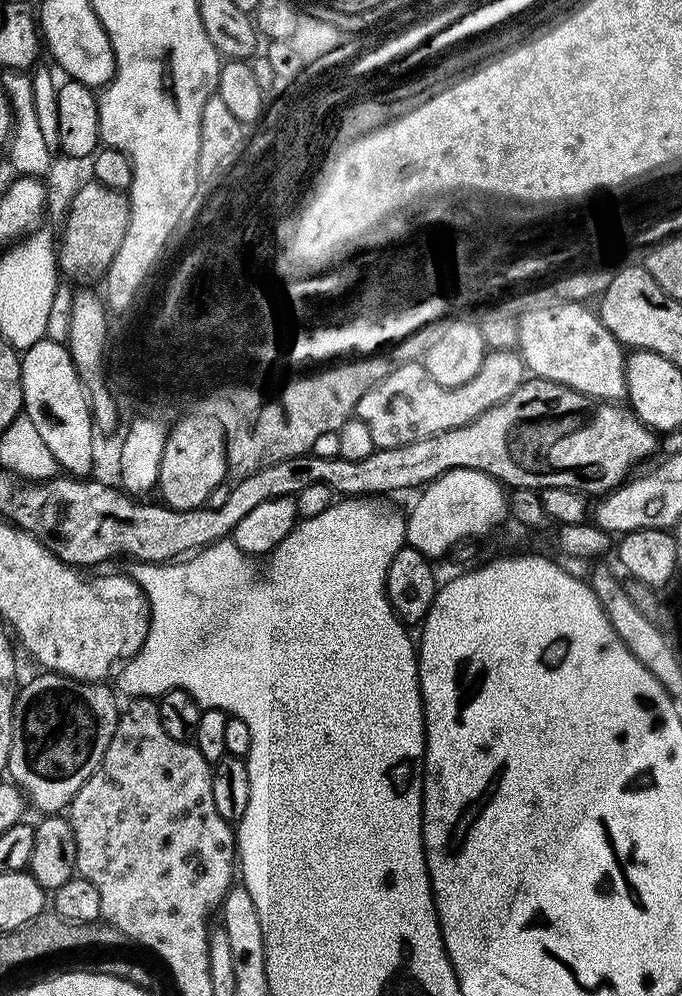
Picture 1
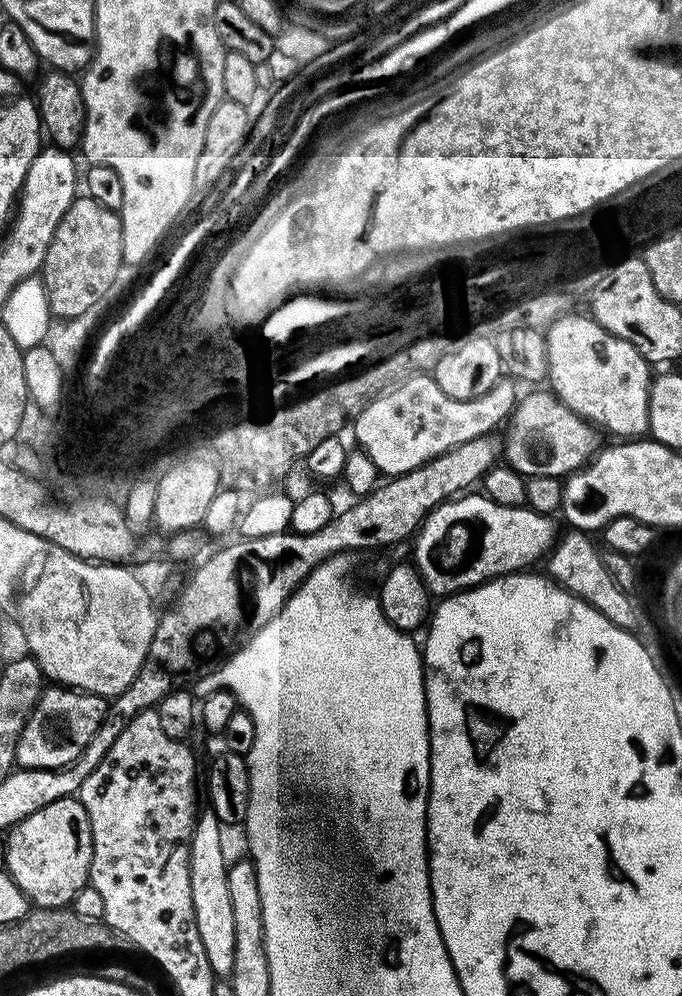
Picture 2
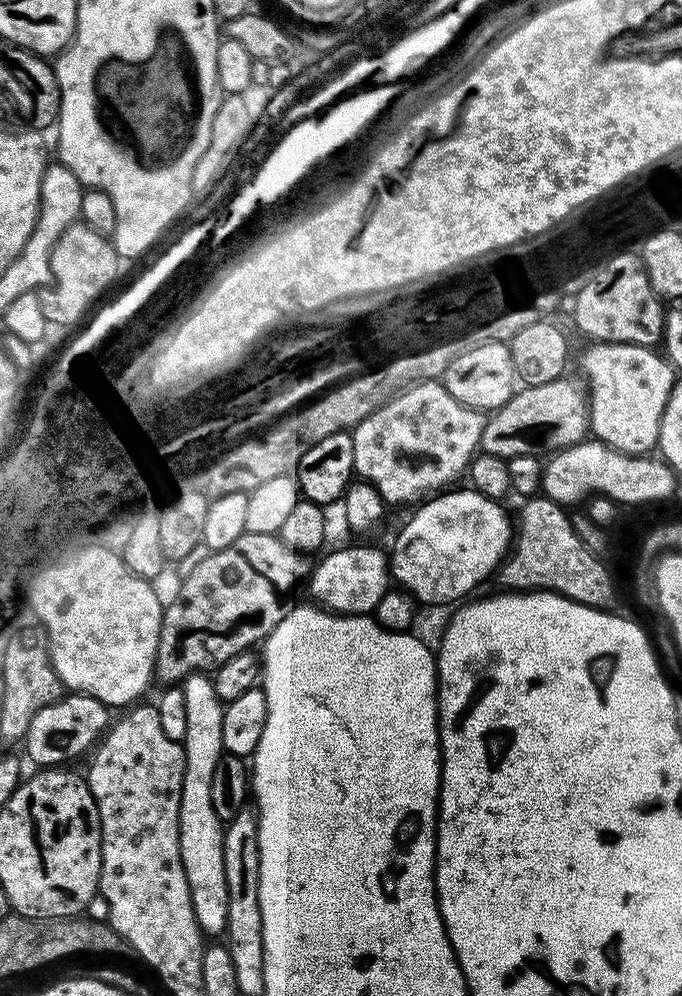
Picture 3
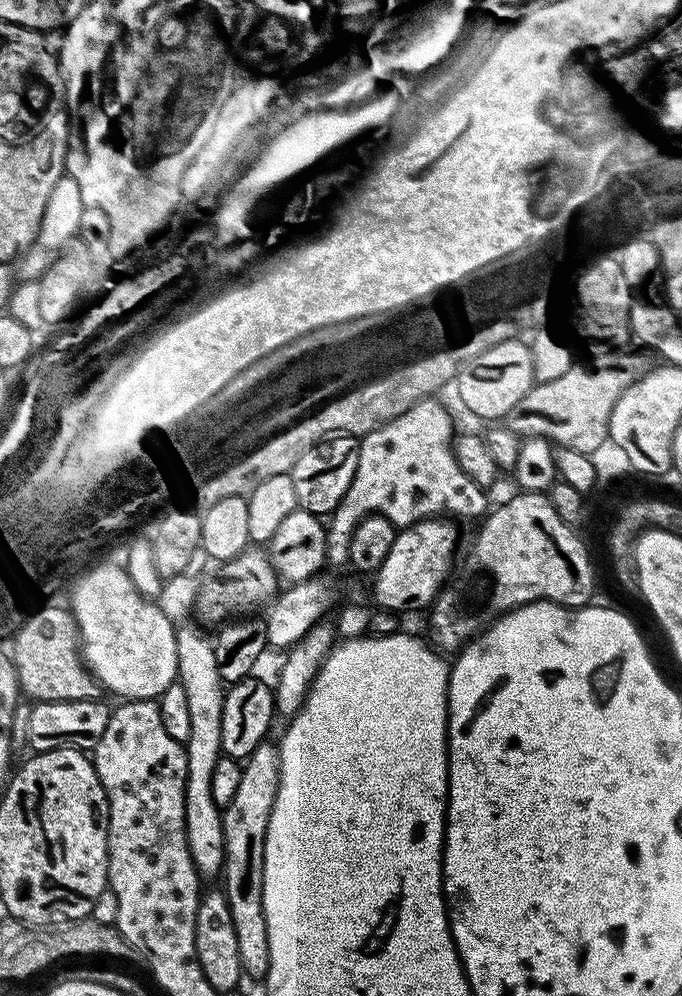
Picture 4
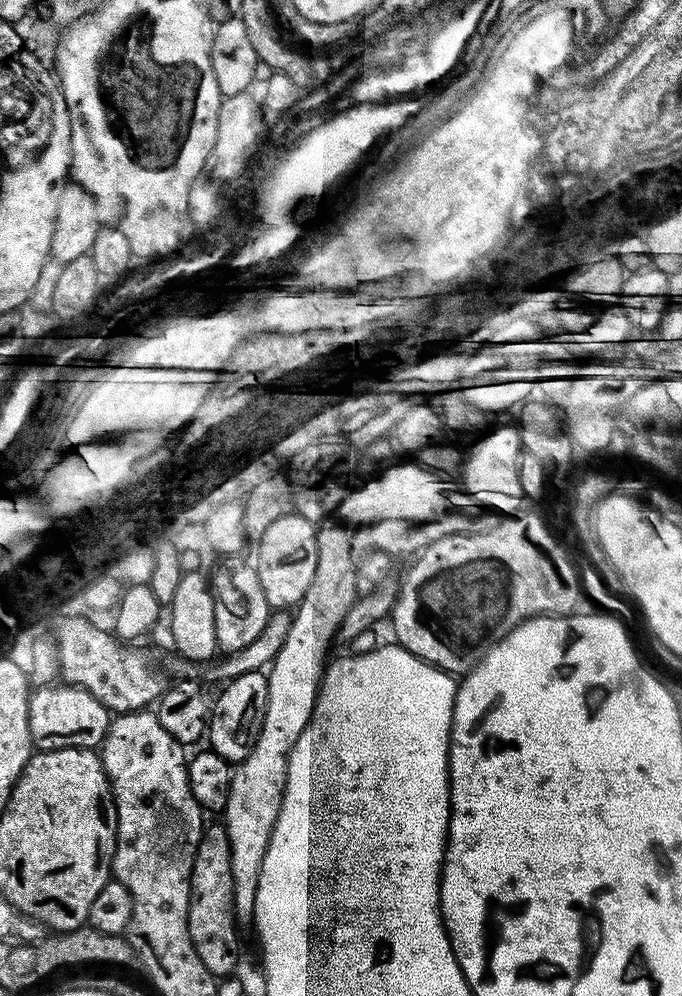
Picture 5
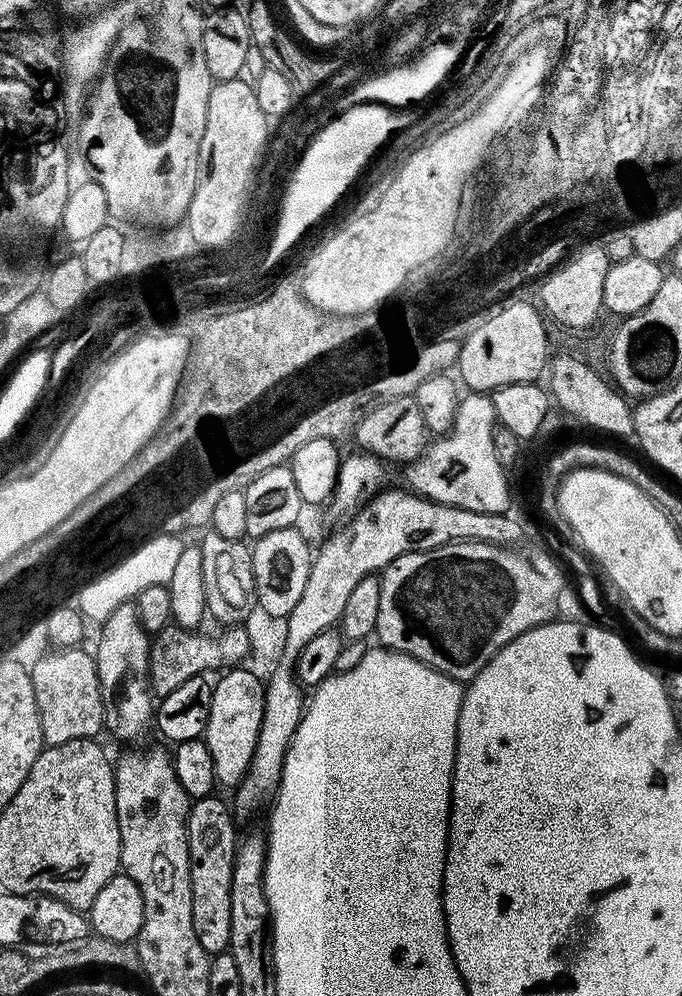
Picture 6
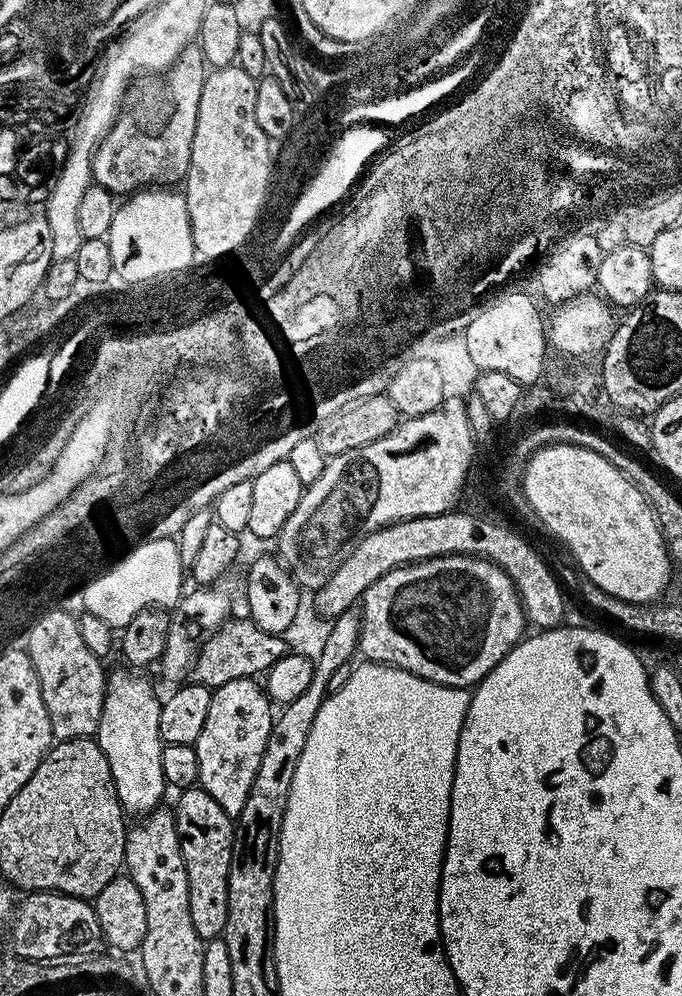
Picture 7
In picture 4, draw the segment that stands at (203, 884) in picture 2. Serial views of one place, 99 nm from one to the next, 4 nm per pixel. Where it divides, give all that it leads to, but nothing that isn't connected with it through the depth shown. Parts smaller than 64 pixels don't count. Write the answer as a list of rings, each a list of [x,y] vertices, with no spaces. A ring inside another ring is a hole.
[[[188,626],[179,627],[176,631],[176,649],[179,664],[177,679],[186,692],[190,713],[190,734],[184,742],[187,754],[187,846],[201,877],[217,877],[224,864],[224,825],[221,809],[217,807],[213,794],[210,793],[210,779],[222,754],[221,714],[224,705],[224,683],[220,679],[213,643],[209,639],[206,640]]]

